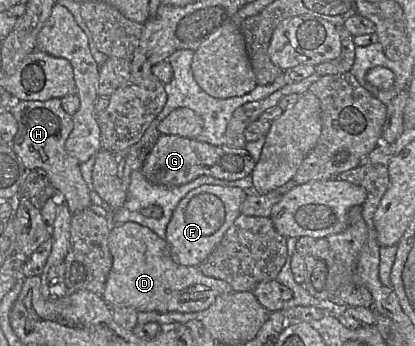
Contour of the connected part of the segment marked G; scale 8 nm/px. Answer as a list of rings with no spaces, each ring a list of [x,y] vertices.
[[[160,134],[142,166],[144,177],[152,184],[180,186],[199,176],[235,181],[252,174],[256,161],[245,147],[215,146],[177,135]]]

